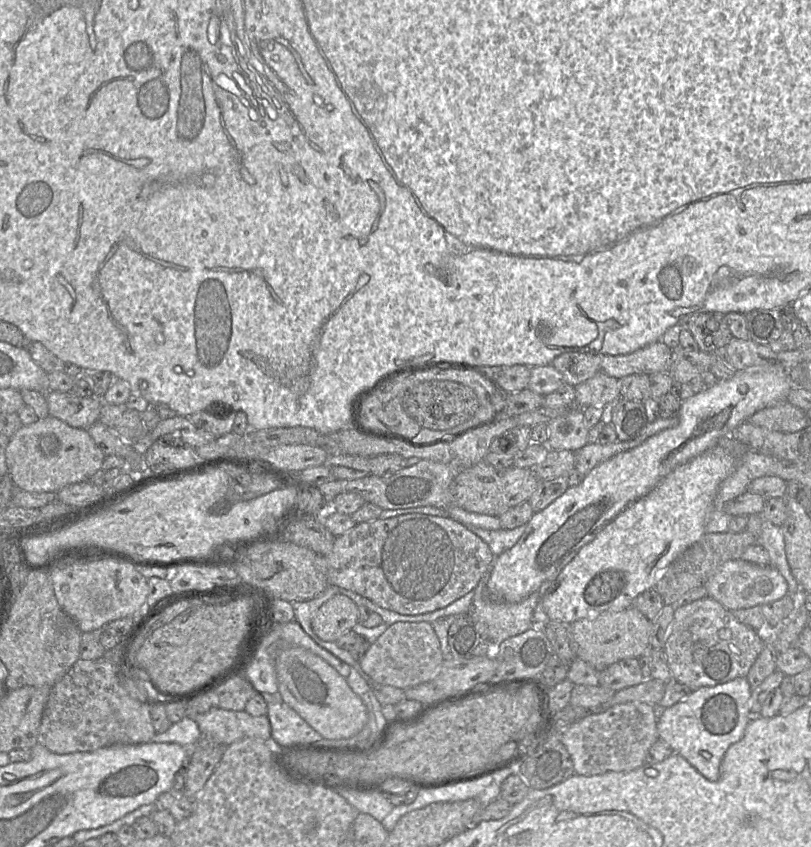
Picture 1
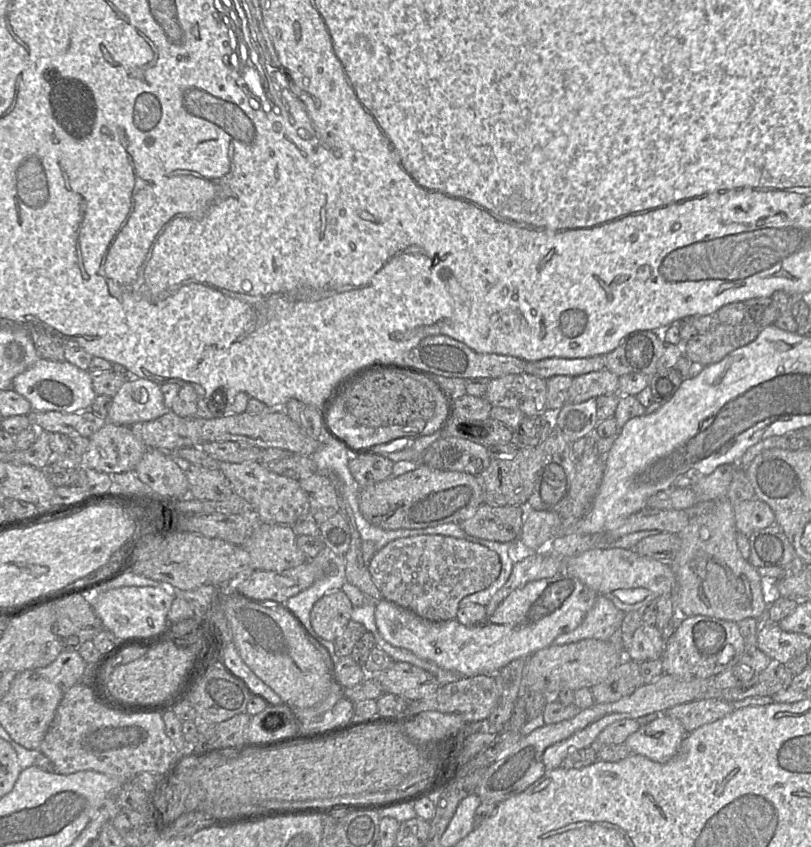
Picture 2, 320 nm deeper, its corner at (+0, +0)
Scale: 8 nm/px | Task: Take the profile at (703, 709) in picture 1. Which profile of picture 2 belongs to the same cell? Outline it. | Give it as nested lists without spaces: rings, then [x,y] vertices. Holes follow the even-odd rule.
[[[660,714],[655,720],[630,734],[624,744],[630,749],[631,754],[640,754],[662,763],[678,753],[687,734],[680,721]]]

